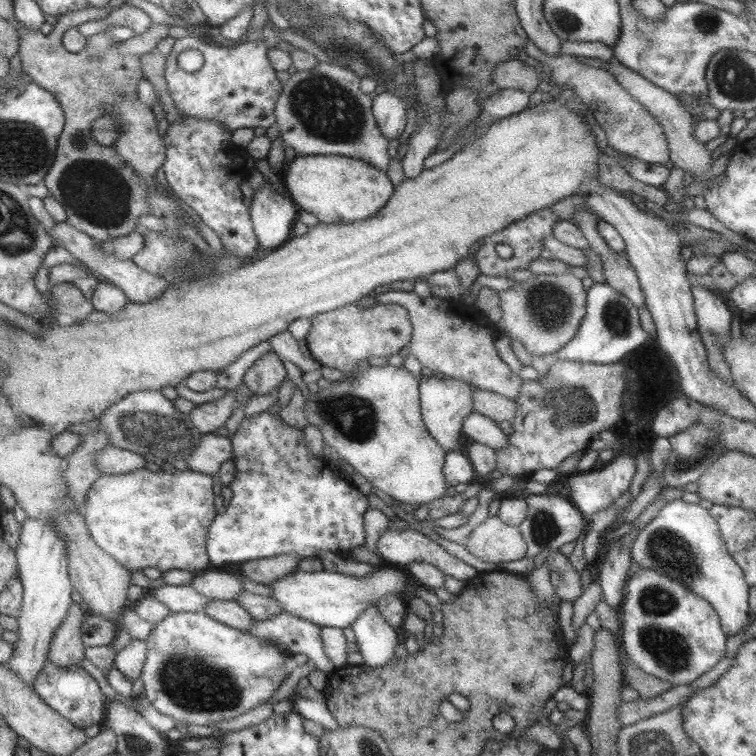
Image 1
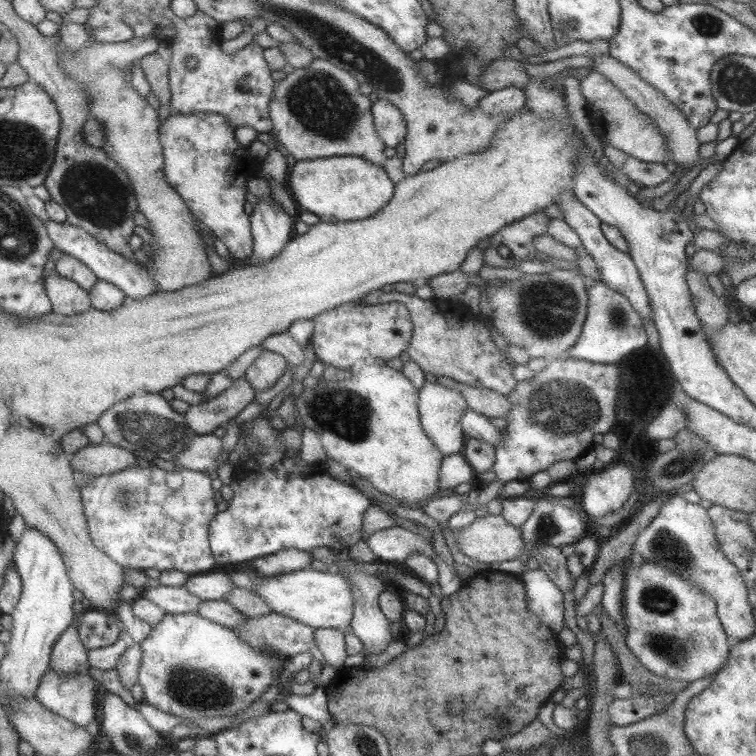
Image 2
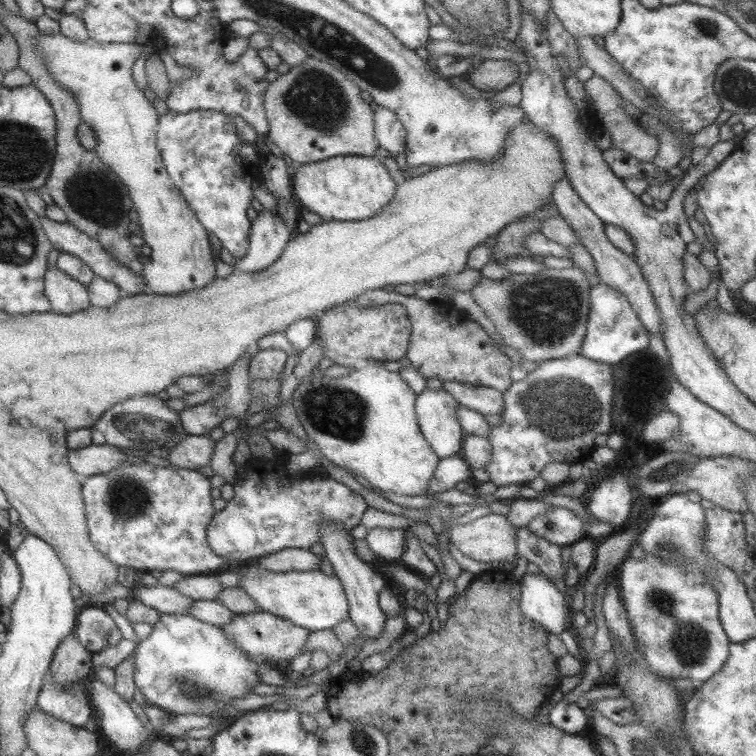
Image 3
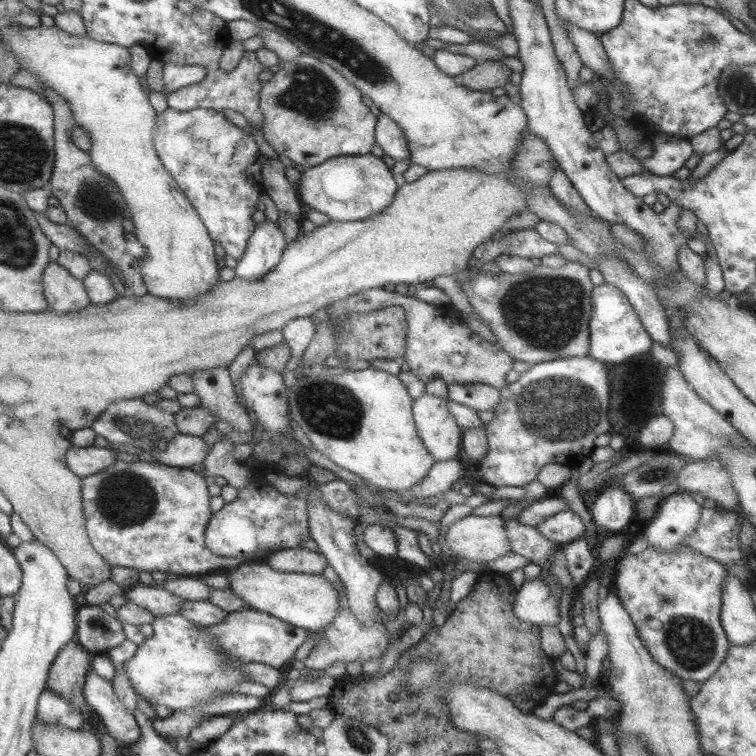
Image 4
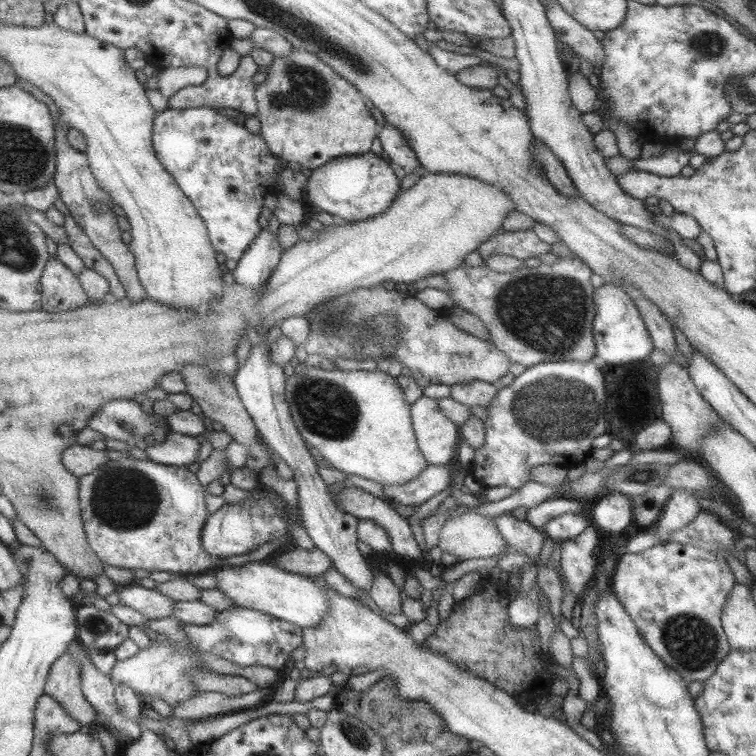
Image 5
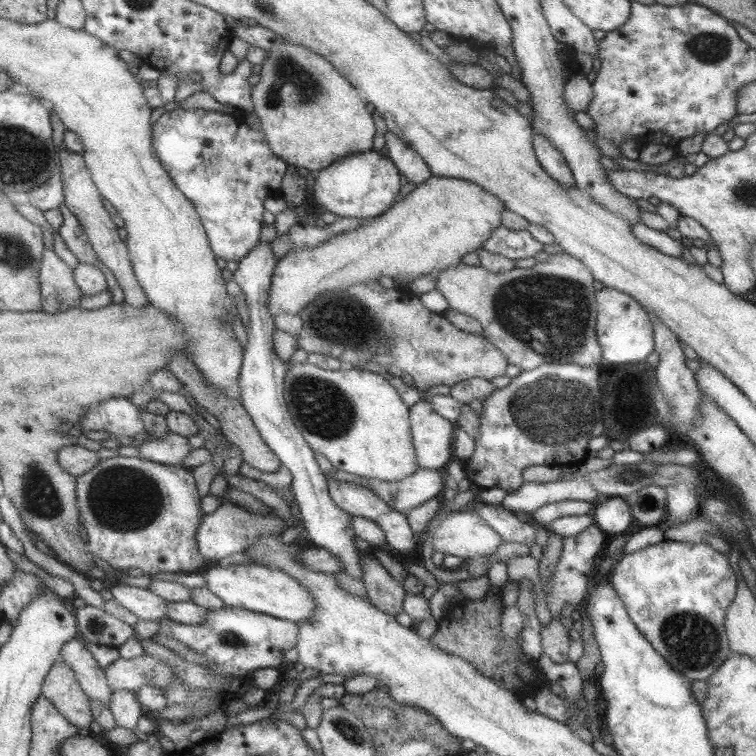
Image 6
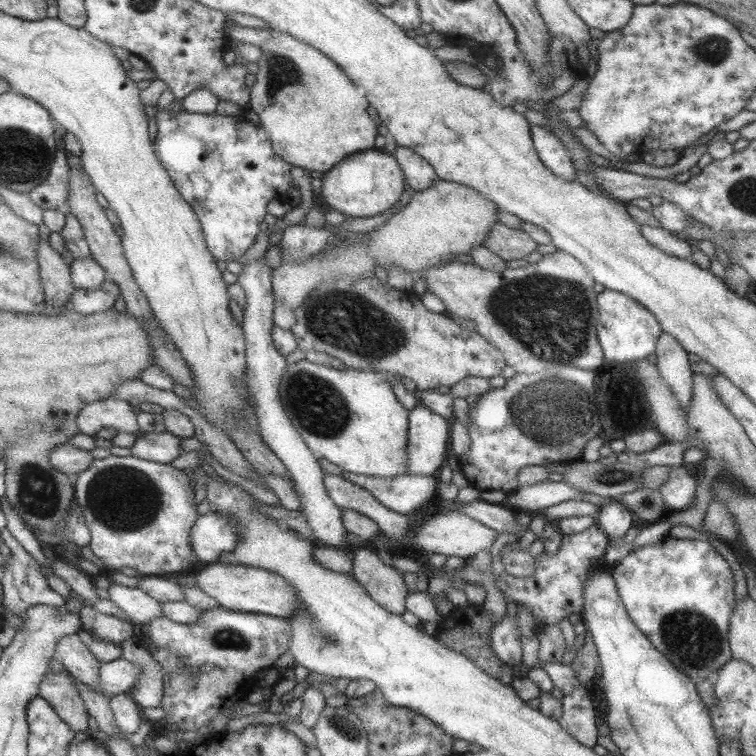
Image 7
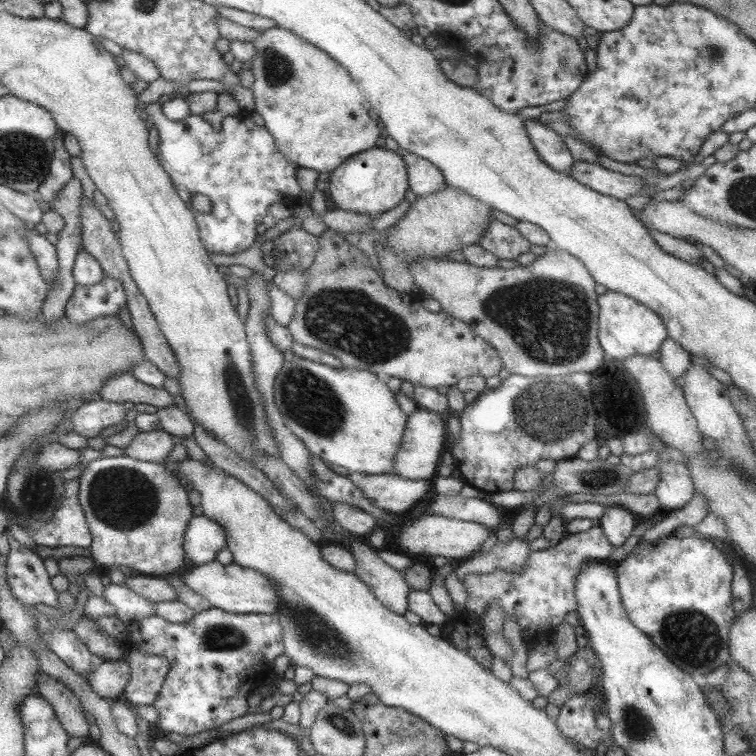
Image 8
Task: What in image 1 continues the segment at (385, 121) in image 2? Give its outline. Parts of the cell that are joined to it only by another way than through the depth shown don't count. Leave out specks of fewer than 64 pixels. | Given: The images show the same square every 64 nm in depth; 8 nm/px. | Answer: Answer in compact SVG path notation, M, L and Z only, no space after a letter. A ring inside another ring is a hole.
M381 92L372 99L372 116L387 140L397 139L407 122L399 95Z

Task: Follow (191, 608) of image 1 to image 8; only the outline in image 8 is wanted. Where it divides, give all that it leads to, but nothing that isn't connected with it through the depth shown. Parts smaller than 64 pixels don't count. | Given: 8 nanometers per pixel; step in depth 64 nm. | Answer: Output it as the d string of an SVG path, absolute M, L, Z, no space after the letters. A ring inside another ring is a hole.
M106 583L103 588L102 598L116 609L115 617L124 623L129 624L135 620L149 618L155 612L153 602L149 602L143 596L135 594L127 586Z

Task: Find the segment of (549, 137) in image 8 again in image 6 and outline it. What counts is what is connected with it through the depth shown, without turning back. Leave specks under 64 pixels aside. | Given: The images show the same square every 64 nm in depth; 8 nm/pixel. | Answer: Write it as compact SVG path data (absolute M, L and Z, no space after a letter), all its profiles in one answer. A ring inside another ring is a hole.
M534 134L532 138L532 149L541 168L543 168L543 171L545 171L553 181L556 181L557 184L565 188L575 186L568 164L558 149L554 147L554 144L551 144L540 134Z

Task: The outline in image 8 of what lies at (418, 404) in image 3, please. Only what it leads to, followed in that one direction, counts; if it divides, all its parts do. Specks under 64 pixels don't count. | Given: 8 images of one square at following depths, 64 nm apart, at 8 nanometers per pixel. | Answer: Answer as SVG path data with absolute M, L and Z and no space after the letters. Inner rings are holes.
M414 408L406 415L406 423L402 432L398 451L394 456L392 473L402 476L403 479L428 479L436 475L436 470L442 457L443 444L445 444L445 422L439 413L421 408Z

